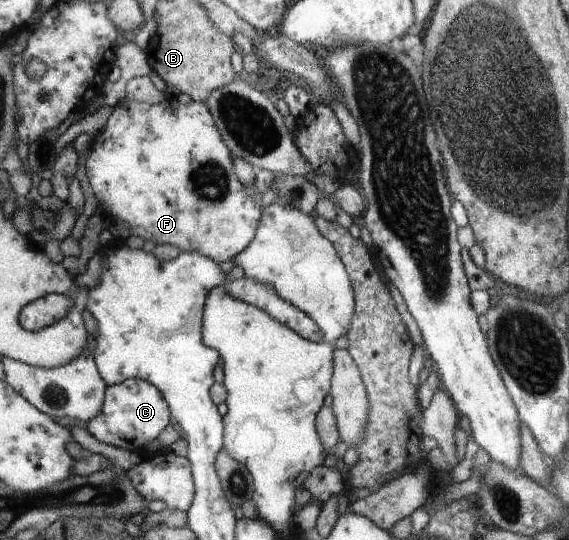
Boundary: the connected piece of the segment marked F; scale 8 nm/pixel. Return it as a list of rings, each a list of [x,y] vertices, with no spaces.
[[[125,97],[114,108],[111,115],[109,115],[107,124],[100,131],[97,131],[94,136],[90,137],[90,152],[87,155],[85,165],[86,181],[89,181],[89,185],[93,189],[93,195],[99,201],[99,207],[103,205],[101,208],[107,219],[113,221],[119,218],[127,223],[130,235],[139,236],[144,241],[151,240],[155,245],[172,245],[177,247],[180,252],[193,253],[193,251],[197,251],[197,253],[213,259],[218,264],[223,263],[223,261],[229,261],[235,255],[241,253],[255,237],[262,213],[261,195],[251,196],[249,189],[241,185],[241,182],[237,179],[232,155],[227,150],[227,147],[225,147],[225,143],[223,143],[215,123],[213,123],[213,117],[211,117],[206,103],[192,101],[191,103],[184,104],[179,102],[175,97],[169,97],[165,101],[161,101],[161,103],[149,104],[136,102]]]

